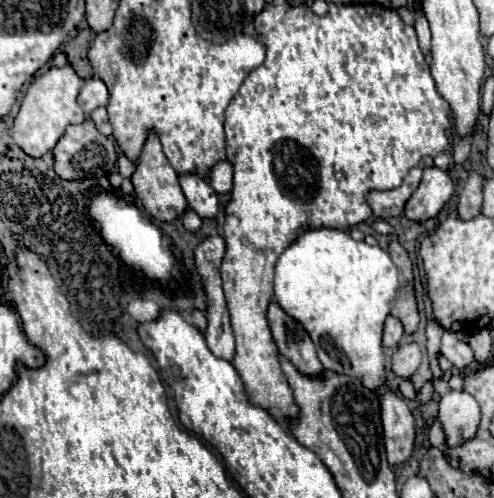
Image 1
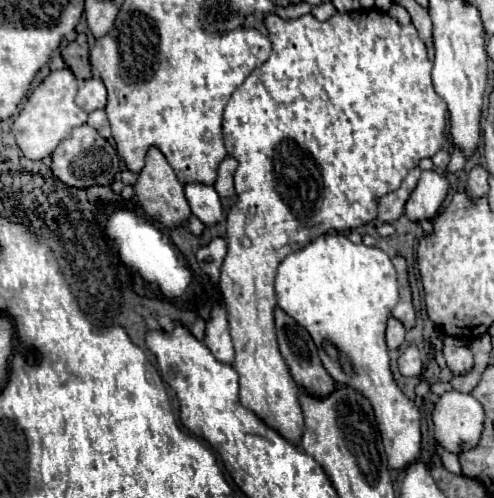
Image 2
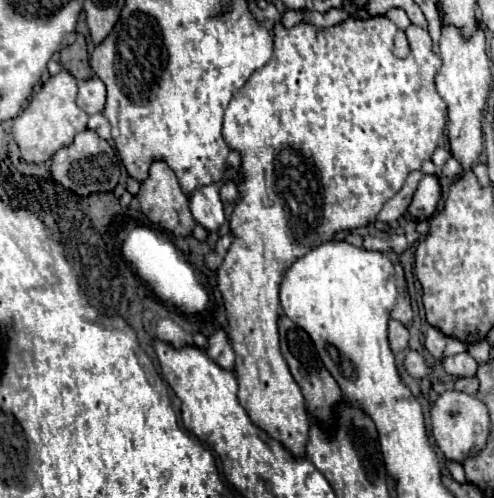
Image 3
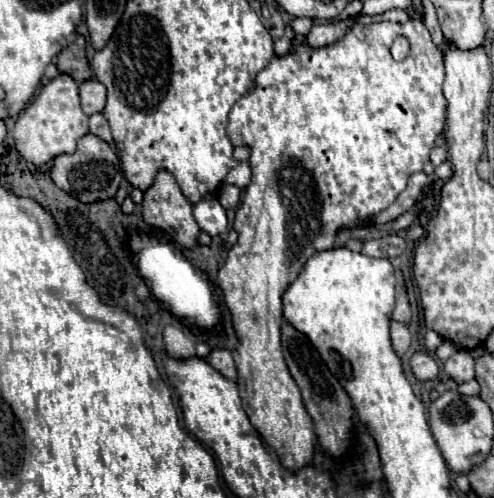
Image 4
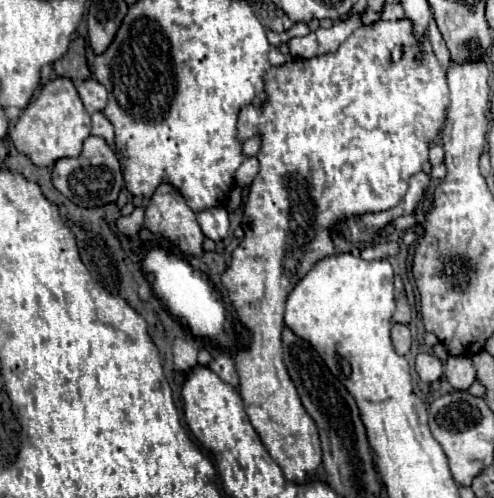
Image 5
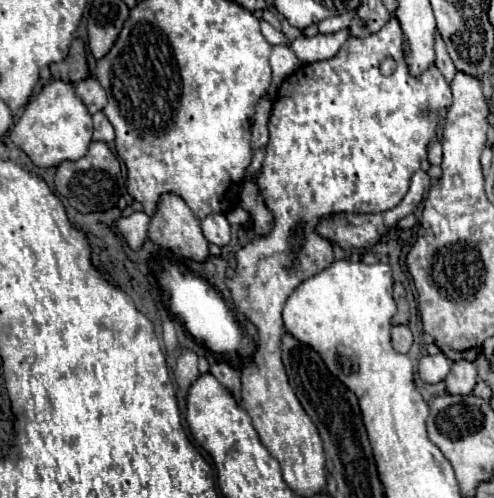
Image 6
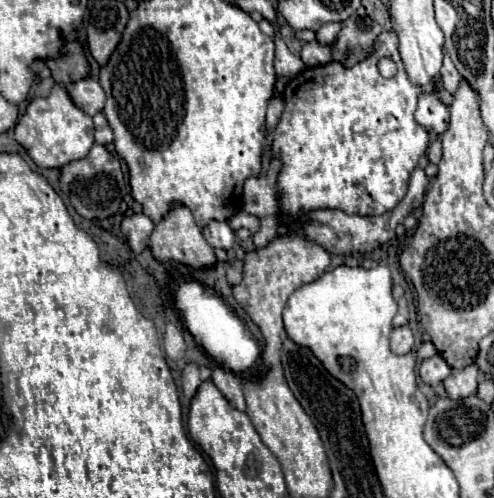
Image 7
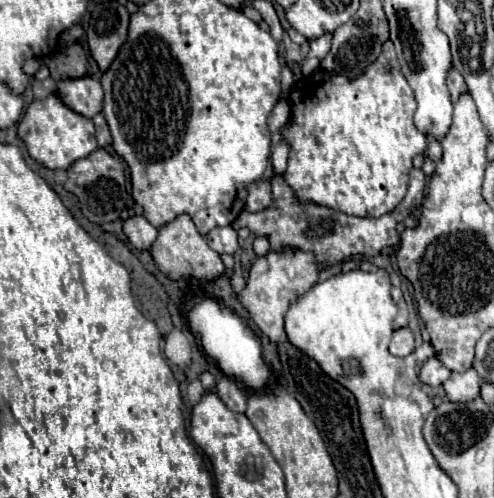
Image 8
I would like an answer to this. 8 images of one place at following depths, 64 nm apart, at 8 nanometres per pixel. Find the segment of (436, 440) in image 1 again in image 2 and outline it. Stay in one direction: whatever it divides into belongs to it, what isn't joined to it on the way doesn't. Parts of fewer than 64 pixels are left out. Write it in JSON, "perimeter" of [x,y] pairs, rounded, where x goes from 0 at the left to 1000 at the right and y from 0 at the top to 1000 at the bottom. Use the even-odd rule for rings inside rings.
{"perimeter":[[[879,884],[879,892],[883,892],[883,908],[887,908],[887,912],[891,912],[891,920],[895,920],[899,940],[903,940],[903,944],[911,944],[911,948],[919,948],[919,952],[931,952],[927,916],[923,916],[923,912],[915,912],[915,908],[907,908],[907,904],[899,904],[883,884]]]}

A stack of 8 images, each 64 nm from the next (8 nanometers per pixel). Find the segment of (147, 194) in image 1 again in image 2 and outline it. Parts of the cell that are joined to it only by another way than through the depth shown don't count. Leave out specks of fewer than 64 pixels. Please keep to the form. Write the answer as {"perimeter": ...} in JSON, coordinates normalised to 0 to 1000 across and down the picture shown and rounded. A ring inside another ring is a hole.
{"perimeter":[[[304,293],[300,309],[296,309],[296,329],[291,337],[279,345],[279,361],[275,361],[275,398],[283,406],[283,414],[291,418],[291,426],[320,450],[328,454],[340,454],[340,458],[352,458],[352,454],[364,454],[377,446],[377,438],[385,438],[389,422],[372,398],[372,378],[368,369],[360,365],[352,341],[344,337],[344,329],[336,325],[332,309],[316,297],[316,293]]]}

